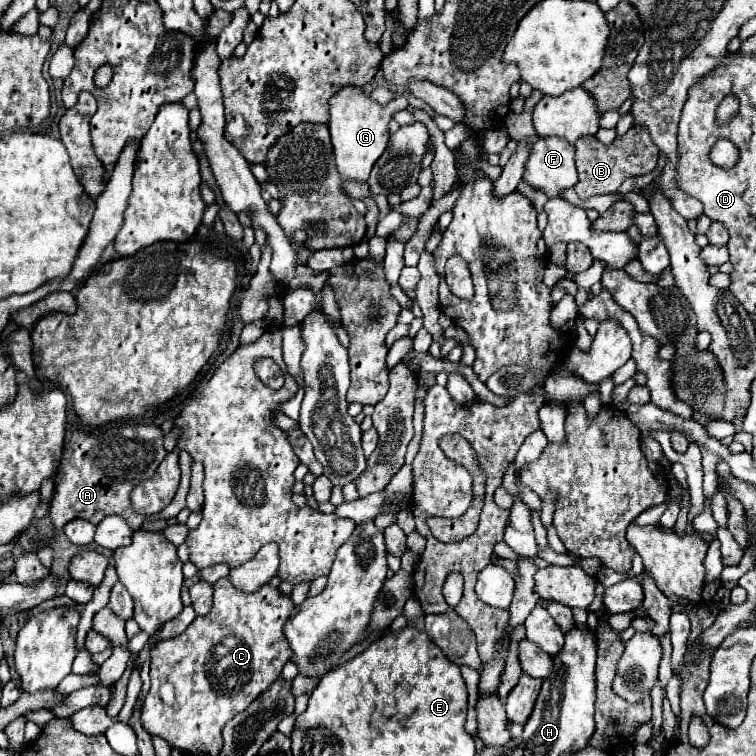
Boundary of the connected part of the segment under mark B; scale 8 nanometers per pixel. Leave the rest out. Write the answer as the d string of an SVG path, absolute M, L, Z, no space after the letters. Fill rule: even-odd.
M634 125L626 135L616 137L610 145L602 145L594 135L586 135L576 141L576 169L578 169L578 183L574 191L580 199L588 199L592 195L614 193L622 185L626 177L646 175L656 169L658 161L658 147L650 139L650 131L644 125Z

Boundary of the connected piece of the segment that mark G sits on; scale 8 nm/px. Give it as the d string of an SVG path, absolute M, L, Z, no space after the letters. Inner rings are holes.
M348 85L340 89L332 99L330 99L330 135L332 135L332 145L334 145L334 159L336 167L342 173L344 179L352 181L366 181L370 175L372 165L376 159L384 153L388 145L388 123L394 117L396 111L406 109L408 101L404 97L396 97L388 105L380 105L370 99L370 95L354 85Z

